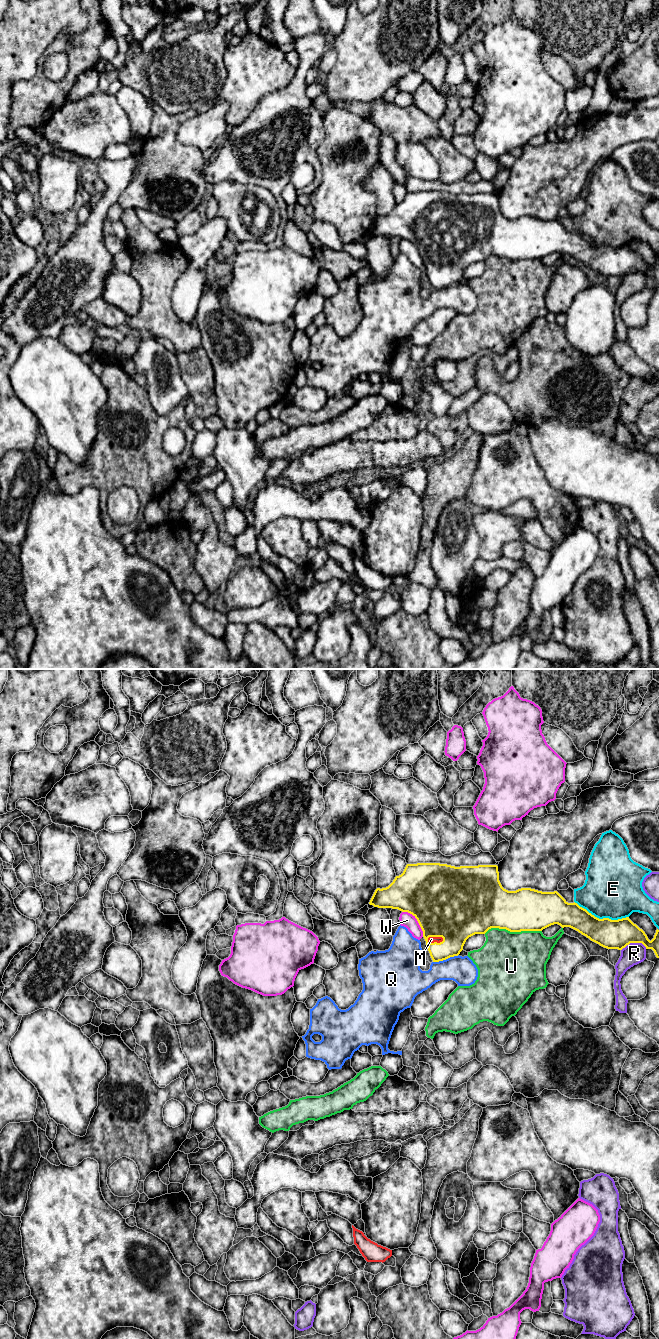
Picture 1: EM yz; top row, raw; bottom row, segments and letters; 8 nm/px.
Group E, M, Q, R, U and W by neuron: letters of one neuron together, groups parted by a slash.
E / M / Q / R / U / W

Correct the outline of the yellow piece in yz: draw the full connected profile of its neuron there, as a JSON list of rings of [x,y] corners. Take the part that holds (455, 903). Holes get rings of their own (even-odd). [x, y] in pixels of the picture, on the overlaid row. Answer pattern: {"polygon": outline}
{"polygon": [[[407,864],[403,873],[396,876],[388,887],[375,890],[369,904],[412,914],[423,931],[433,962],[458,956],[469,937],[485,934],[491,928],[510,932],[542,931],[554,924],[570,927],[607,949],[622,950],[630,943],[642,943],[659,958],[658,929],[650,941],[629,917],[599,919],[577,903],[568,903],[557,891],[542,892],[531,888],[508,891],[499,881],[497,865]]]}

